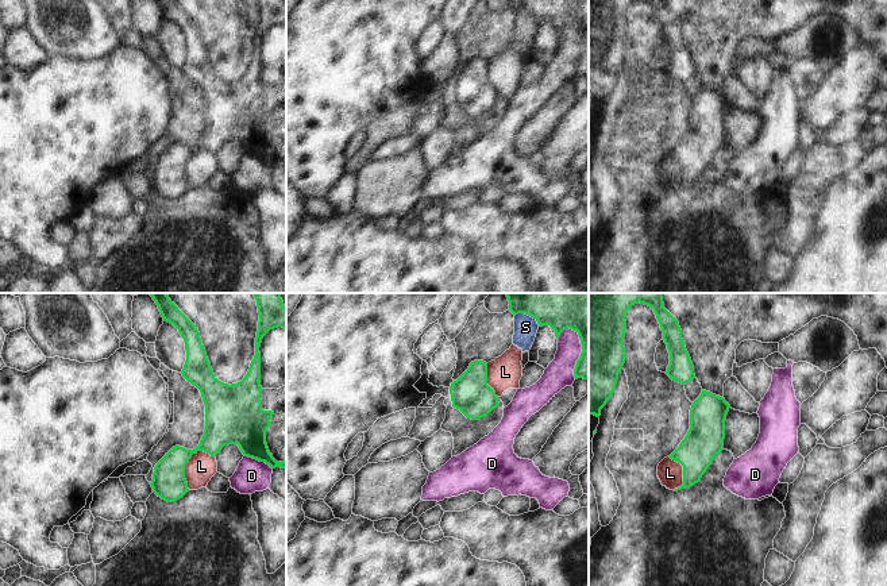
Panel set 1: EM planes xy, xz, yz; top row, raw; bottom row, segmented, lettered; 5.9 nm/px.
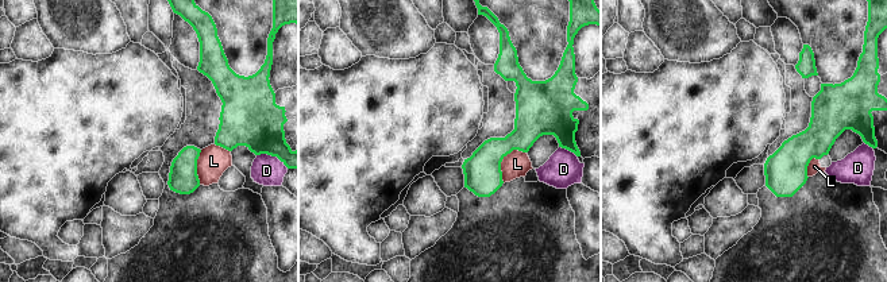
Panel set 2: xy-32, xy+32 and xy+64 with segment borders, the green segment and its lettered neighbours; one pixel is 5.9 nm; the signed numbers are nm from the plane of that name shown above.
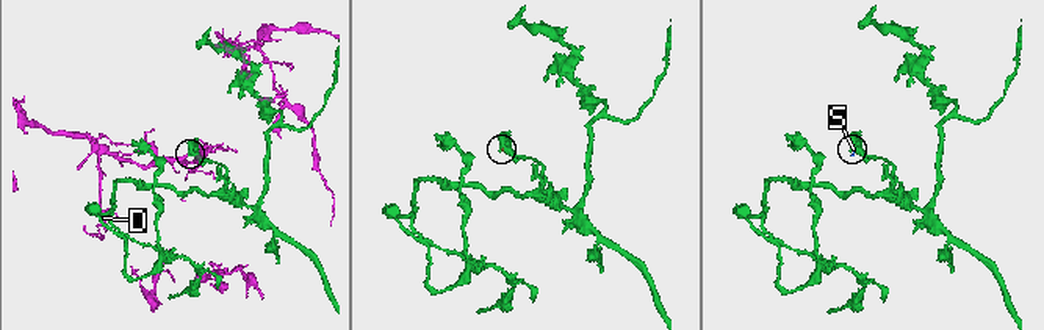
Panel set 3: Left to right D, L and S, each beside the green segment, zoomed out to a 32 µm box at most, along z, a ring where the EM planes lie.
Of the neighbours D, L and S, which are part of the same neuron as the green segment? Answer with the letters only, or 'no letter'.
no letter

